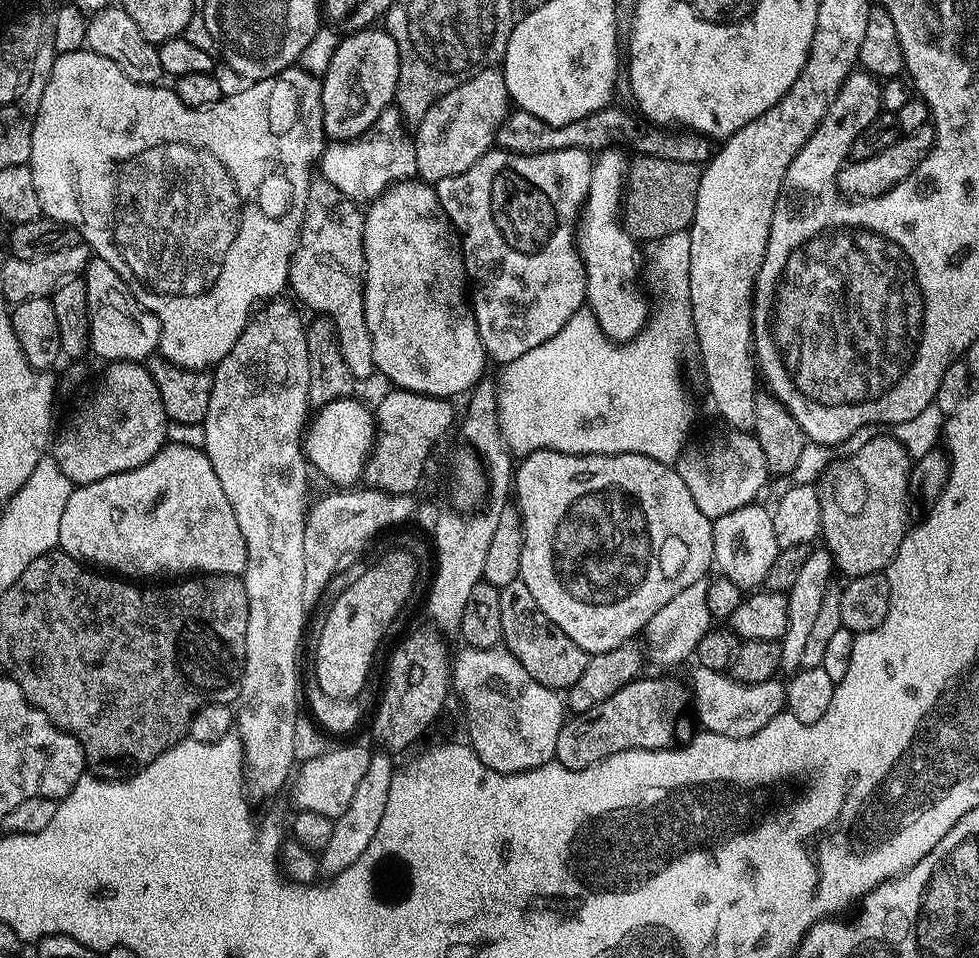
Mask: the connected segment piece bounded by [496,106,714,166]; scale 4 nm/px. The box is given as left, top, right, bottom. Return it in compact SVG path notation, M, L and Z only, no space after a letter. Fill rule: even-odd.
M605 106L594 114L586 114L586 118L578 118L578 122L566 122L566 126L550 126L550 122L542 122L542 118L534 118L534 114L512 110L496 132L496 144L503 151L523 156L546 154L554 150L582 150L595 154L604 151L605 148L623 145L622 142L625 140L626 143L633 144L637 148L635 150L637 153L645 156L657 156L701 166L711 160L714 144L709 137L699 134L671 136L668 130L660 126L640 128L641 121L635 115L627 116L622 109L616 107Z

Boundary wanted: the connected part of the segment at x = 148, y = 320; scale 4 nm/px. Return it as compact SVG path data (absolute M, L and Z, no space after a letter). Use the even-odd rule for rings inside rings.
M89 260L82 279L86 286L88 303L88 346L91 355L101 356L104 362L144 362L160 347L160 323L152 312L147 312L133 300L124 287L123 278L110 266L110 262Z

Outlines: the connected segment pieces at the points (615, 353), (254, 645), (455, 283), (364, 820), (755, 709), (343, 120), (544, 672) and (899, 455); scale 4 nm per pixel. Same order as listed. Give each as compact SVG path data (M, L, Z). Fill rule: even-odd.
M687 231L678 234L666 234L662 238L651 241L646 248L646 280L652 283L652 288L660 292L660 305L655 305L646 327L640 331L632 340L623 342L613 342L600 331L598 322L592 316L591 311L581 310L575 312L542 346L534 346L534 350L529 350L522 354L522 358L514 358L514 362L503 365L499 369L500 380L496 384L496 417L500 427L500 438L505 448L517 457L529 456L538 450L554 450L555 452L565 452L566 454L642 454L646 458L654 458L663 464L675 465L680 453L686 447L684 439L688 436L688 427L692 424L692 406L688 402L688 396L684 393L684 384L680 381L680 351L684 348L684 343L689 343L692 331L692 307L690 306L690 238Z
M269 299L249 319L248 325L240 329L240 337L234 346L230 346L230 354L215 365L211 373L213 389L210 390L203 422L206 430L203 451L229 499L246 544L246 566L242 579L246 586L250 618L246 622L246 662L240 683L240 699L234 708L234 728L244 751L246 788L253 797L272 796L284 783L289 783L297 763L294 724L302 712L302 672L300 676L296 659L300 656L306 615L302 602L302 538L310 465L304 458L302 441L310 416L310 358L306 354L305 321L300 321L297 305L291 299L284 299Z
M405 178L389 184L384 189L384 193L367 205L364 212L364 313L366 326L370 330L370 342L374 346L375 371L381 372L389 380L389 385L427 396L456 398L459 392L471 393L485 375L486 357L482 338L478 338L476 319L472 313L470 281L468 273L464 271L464 253L460 246L460 238L456 235L451 220L448 219L438 202L435 187L419 178Z
M384 750L372 752L370 765L366 768L365 776L358 782L350 804L340 816L334 818L333 833L323 851L319 853L320 869L323 875L335 876L345 870L346 866L353 865L362 856L370 841L374 838L378 825L382 822L383 811L386 810L390 786L396 773L393 755Z
M693 667L690 683L690 704L696 707L696 716L700 719L700 728L706 732L722 734L730 738L746 738L758 734L770 718L785 711L783 683L773 678L757 684L743 684L728 672L715 672L705 668Z
M369 26L345 35L334 54L328 57L328 69L322 73L325 137L336 142L356 140L372 127L393 103L399 69L398 46L387 30Z
M520 579L510 582L505 588L500 589L500 601L502 602L502 634L504 635L502 644L509 652L522 662L522 667L534 678L534 682L542 682L542 686L555 688L557 690L567 690L578 682L578 677L582 675L582 670L586 670L586 662L589 653L578 646L578 642L570 642L546 614L534 602L530 590L526 587L526 582Z
M895 435L876 436L857 447L853 456L845 455L828 465L818 481L820 493L820 536L825 540L826 551L832 555L835 567L845 572L845 577L865 576L884 572L888 563L898 554L904 537L909 531L908 475L913 457Z

